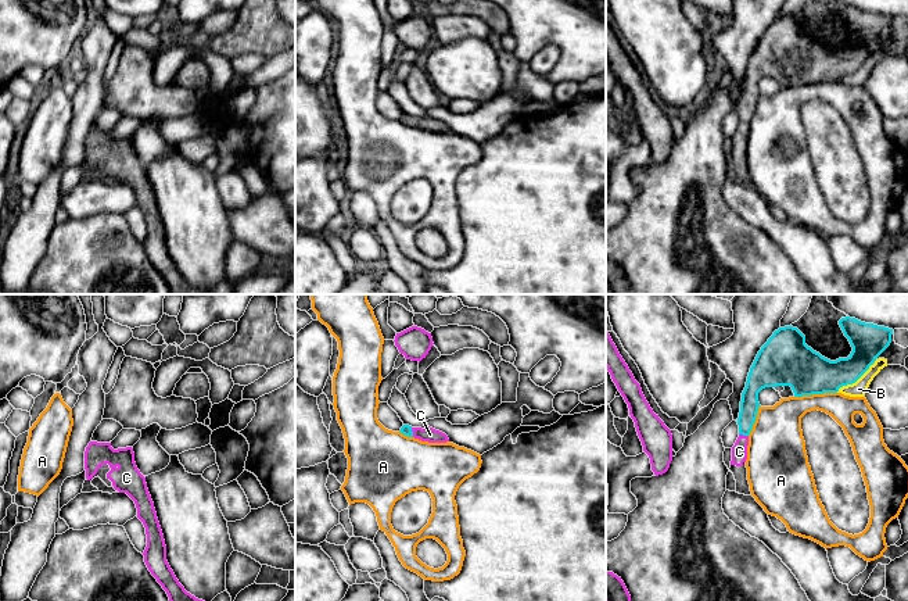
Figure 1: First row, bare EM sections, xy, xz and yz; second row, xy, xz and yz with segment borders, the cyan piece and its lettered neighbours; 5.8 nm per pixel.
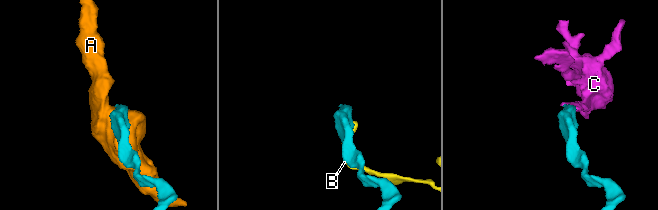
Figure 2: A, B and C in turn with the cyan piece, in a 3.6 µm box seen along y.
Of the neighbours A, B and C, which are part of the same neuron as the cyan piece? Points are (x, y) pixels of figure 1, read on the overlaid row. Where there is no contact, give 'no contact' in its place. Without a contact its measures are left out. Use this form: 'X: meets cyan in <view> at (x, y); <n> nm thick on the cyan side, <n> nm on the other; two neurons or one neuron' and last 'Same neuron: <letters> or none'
A: meets cyan in yz at (815, 393); 280 nm thick on the cyan side, 200 nm on the other; two neurons
B: meets cyan in yz at (854, 382); 240 nm thick on the cyan side, 90 nm on the other; two neurons
C: meets cyan in xz at (412, 432); 60 nm thick on the cyan side, 90 nm on the other; one neuron
Same neuron: C

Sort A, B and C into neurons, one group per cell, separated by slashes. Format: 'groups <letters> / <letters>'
groups A / B / C

